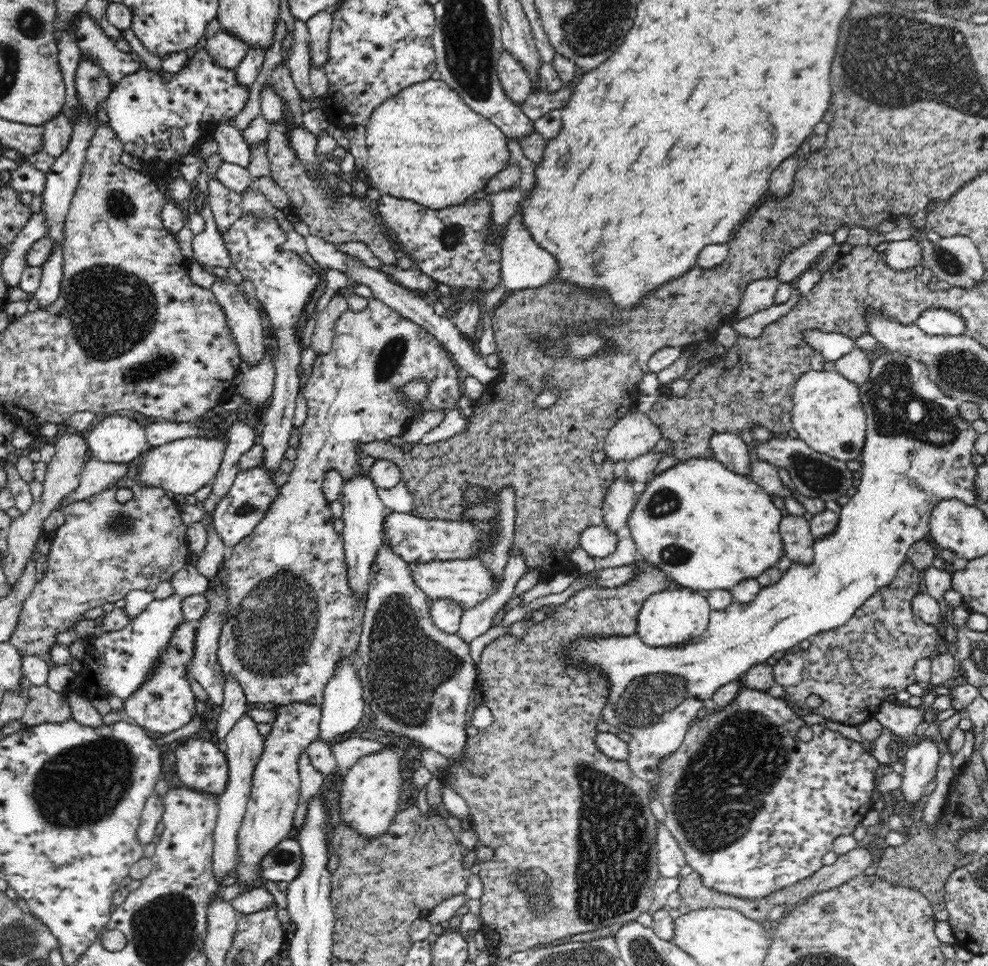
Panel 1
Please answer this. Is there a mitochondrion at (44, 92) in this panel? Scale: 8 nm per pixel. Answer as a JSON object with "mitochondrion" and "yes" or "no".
{"mitochondrion":"no"}

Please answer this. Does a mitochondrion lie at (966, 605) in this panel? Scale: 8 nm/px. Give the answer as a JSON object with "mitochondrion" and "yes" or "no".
{"mitochondrion":"no"}

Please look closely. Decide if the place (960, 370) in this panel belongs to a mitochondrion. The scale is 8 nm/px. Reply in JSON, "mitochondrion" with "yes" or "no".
{"mitochondrion":"yes"}

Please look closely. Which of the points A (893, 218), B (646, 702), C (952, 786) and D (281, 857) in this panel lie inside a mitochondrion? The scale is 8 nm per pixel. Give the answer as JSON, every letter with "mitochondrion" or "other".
{"A":"other","B":"mitochondrion","C":"other","D":"mitochondrion"}

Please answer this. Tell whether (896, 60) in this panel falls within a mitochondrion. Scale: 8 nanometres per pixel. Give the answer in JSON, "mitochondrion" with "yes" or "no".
{"mitochondrion":"yes"}

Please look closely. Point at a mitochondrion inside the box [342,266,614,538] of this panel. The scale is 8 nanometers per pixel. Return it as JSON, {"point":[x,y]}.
{"point":[387,362]}

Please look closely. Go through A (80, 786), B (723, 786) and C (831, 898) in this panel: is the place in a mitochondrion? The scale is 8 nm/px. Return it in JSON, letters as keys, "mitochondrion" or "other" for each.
{"A":"mitochondrion","B":"mitochondrion","C":"other"}

